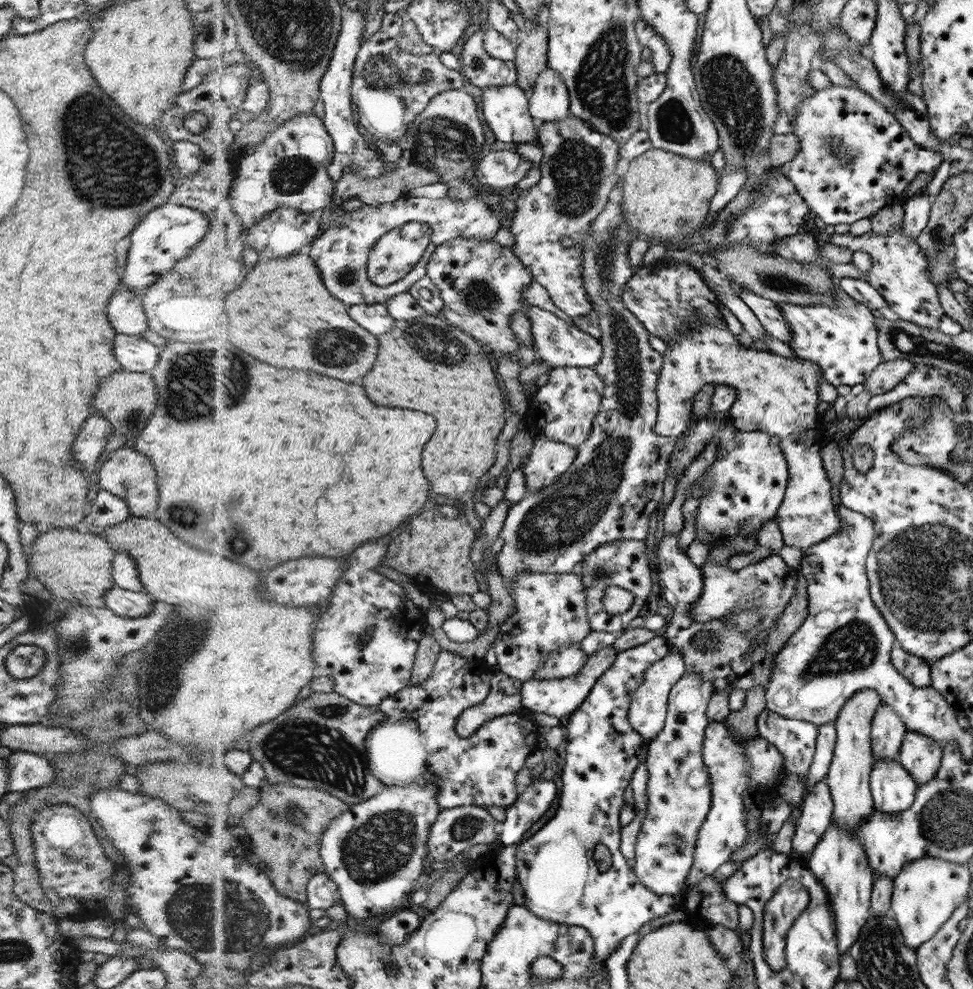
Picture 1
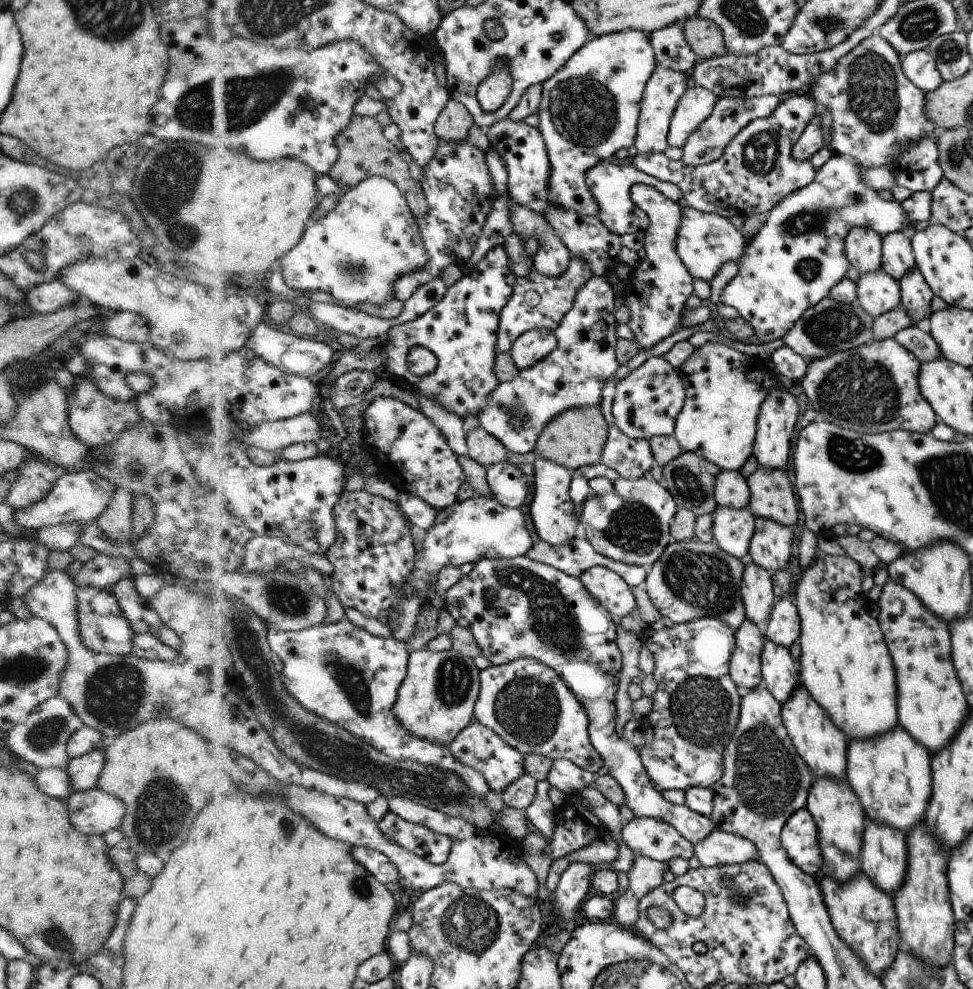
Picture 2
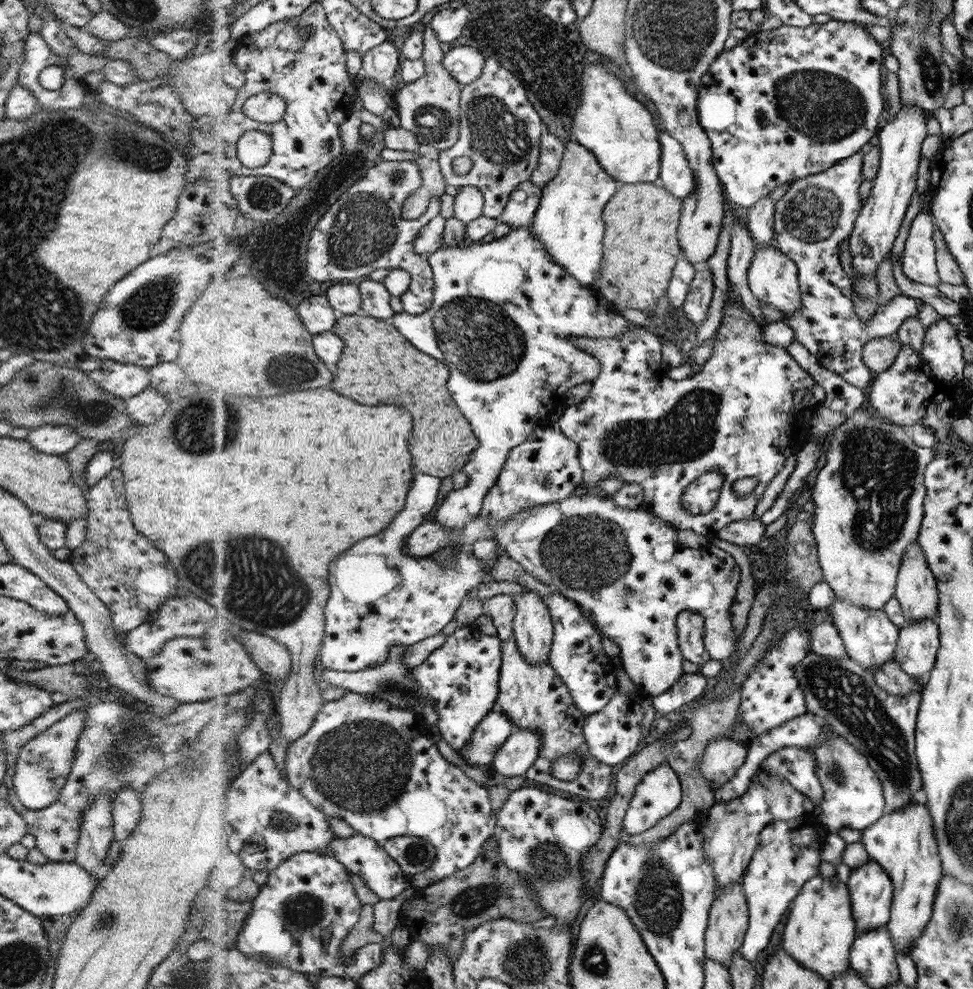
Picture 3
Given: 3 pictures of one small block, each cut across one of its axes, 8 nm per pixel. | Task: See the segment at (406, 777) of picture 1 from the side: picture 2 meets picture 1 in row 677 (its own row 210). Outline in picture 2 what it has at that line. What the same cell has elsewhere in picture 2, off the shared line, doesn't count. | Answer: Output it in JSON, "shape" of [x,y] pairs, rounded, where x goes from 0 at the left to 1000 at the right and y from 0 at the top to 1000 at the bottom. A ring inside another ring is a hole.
{"shape":[[[452,140],[450,142],[452,142],[450,156],[441,168],[435,171],[436,180],[432,184],[440,199],[442,214],[434,220],[429,219],[445,262],[440,269],[434,270],[428,276],[415,278],[410,283],[407,302],[415,306],[419,305],[434,289],[452,281],[460,269],[469,267],[474,270],[484,262],[487,247],[491,245],[502,216],[506,212],[506,206],[514,195],[508,190],[507,178],[503,174],[498,155],[489,146],[481,142],[467,146],[462,146],[460,142]]]}

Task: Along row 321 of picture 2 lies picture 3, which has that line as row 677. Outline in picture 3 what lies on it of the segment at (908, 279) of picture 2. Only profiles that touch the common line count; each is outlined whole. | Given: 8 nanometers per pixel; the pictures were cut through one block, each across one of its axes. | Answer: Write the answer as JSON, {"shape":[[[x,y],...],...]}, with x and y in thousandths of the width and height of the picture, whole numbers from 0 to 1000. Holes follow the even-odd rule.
{"shape":[[[952,625],[926,635],[918,667],[931,681],[942,688],[946,683],[958,677],[964,655],[965,633],[961,627]]]}

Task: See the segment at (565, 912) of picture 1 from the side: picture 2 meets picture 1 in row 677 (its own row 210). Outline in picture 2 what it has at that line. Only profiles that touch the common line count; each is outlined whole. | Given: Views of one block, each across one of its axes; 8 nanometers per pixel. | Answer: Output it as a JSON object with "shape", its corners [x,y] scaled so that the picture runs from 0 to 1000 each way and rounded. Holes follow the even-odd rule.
{"shape":[[[620,162],[613,169],[603,175],[602,182],[604,189],[609,193],[609,197],[614,201],[614,205],[618,207],[618,214],[614,217],[615,222],[623,229],[629,237],[634,237],[636,240],[642,237],[666,233],[667,219],[663,214],[651,205],[650,189],[655,185],[662,185],[666,188],[671,188],[676,194],[679,194],[687,202],[700,205],[701,192],[695,186],[680,183],[667,175],[660,174],[652,166],[630,166],[627,162]]]}

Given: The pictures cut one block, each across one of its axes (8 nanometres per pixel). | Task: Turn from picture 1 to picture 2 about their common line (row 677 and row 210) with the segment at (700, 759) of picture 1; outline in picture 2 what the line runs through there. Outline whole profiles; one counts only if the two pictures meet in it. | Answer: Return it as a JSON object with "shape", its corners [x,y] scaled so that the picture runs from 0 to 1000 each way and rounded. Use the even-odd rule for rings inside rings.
{"shape":[[[704,207],[701,208],[701,222],[699,222],[695,243],[697,259],[701,262],[707,275],[713,282],[729,286],[734,279],[737,279],[742,267],[758,264],[765,258],[766,251],[769,250],[765,237],[757,233],[746,219],[734,214],[719,214],[715,210]]]}

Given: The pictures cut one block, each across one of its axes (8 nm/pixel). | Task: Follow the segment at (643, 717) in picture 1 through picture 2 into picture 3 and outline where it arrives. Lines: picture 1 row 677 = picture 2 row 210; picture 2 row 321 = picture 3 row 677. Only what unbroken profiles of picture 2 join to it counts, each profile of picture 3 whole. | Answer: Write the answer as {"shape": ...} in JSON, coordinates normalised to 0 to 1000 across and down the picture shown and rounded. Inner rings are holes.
{"shape":[[[607,495],[606,498],[600,499],[599,502],[587,502],[585,505],[578,506],[577,508],[563,509],[557,512],[543,514],[536,518],[530,518],[528,521],[524,521],[522,525],[514,525],[514,527],[510,527],[510,525],[497,525],[497,523],[491,520],[487,522],[487,525],[483,525],[483,528],[479,529],[479,532],[475,533],[475,537],[462,537],[462,535],[458,535],[458,531],[454,531],[450,526],[440,527],[432,534],[429,534],[429,537],[425,538],[424,542],[421,542],[417,557],[419,557],[421,561],[428,563],[437,563],[448,560],[450,556],[454,556],[454,554],[458,554],[458,552],[477,550],[481,553],[483,550],[495,546],[495,544],[508,544],[515,552],[515,558],[524,561],[524,564],[528,566],[527,568],[531,569],[540,578],[543,578],[555,589],[565,592],[580,603],[584,603],[586,606],[593,608],[600,617],[605,618],[613,627],[614,635],[619,637],[617,640],[635,651],[639,675],[642,677],[645,685],[650,687],[650,690],[653,690],[656,696],[661,697],[666,703],[673,705],[677,702],[682,702],[682,700],[684,700],[684,698],[704,680],[701,673],[704,665],[701,663],[697,651],[696,639],[696,625],[700,619],[717,619],[719,623],[724,624],[724,650],[731,665],[747,671],[753,665],[752,661],[754,661],[754,657],[756,657],[756,647],[754,647],[755,637],[752,631],[750,631],[750,611],[754,609],[756,595],[758,595],[758,588],[761,588],[761,574],[758,574],[758,570],[754,568],[754,563],[752,563],[752,561],[738,553],[733,555],[729,553],[712,555],[706,551],[702,551],[696,542],[696,536],[697,535],[693,533],[693,531],[684,529],[683,526],[680,526],[680,523],[672,521],[672,519],[667,518],[664,514],[636,514],[635,510],[631,509],[625,502]]]}

